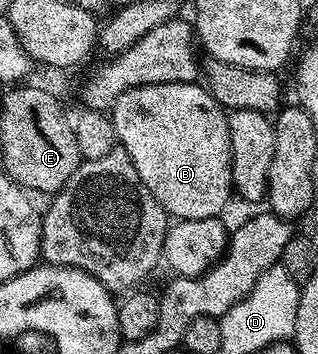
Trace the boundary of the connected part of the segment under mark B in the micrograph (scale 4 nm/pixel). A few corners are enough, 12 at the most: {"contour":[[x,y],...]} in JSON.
{"contour":[[205,86],[128,89],[108,111],[175,220],[232,199],[228,114]]}

